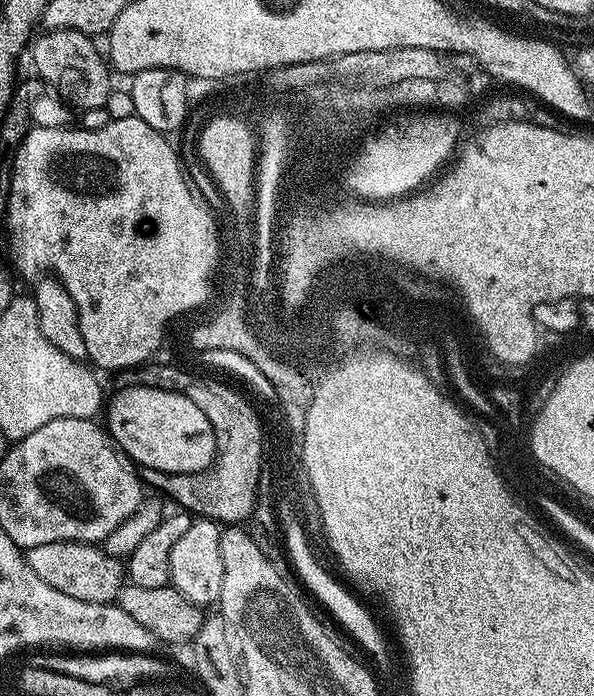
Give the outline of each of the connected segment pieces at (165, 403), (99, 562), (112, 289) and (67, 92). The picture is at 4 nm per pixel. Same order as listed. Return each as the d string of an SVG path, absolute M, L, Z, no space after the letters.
M136 384L121 387L119 391L106 404L106 431L133 465L179 476L204 474L207 468L209 471L213 467L212 432L208 432L208 420L193 407L188 394Z
M69 541L46 542L46 546L34 546L24 552L26 562L42 582L78 598L82 602L107 604L119 597L120 589L126 580L126 568L117 557L104 552L103 547L95 544L73 544Z
M136 115L111 119L101 129L86 129L81 126L44 129L32 126L12 157L10 190L6 210L2 213L4 228L8 231L8 252L16 256L16 268L29 282L51 274L64 283L70 298L74 298L74 306L78 306L78 322L82 338L86 338L88 360L97 369L129 369L151 361L155 357L152 355L159 350L160 343L164 340L164 328L169 327L171 318L191 313L196 309L197 301L204 297L205 283L208 280L205 271L207 267L212 267L212 256L216 256L216 236L212 236L212 224L217 221L217 217L192 193L192 188L184 177L184 168L168 140L171 139L165 133L154 130L154 126L146 126L146 122L142 122L142 118Z
M65 28L41 31L30 44L30 56L32 52L32 64L37 72L35 75L47 87L49 84L49 89L55 90L61 100L76 110L105 107L114 84L109 61L101 49L100 52L96 49L96 44L93 37Z

